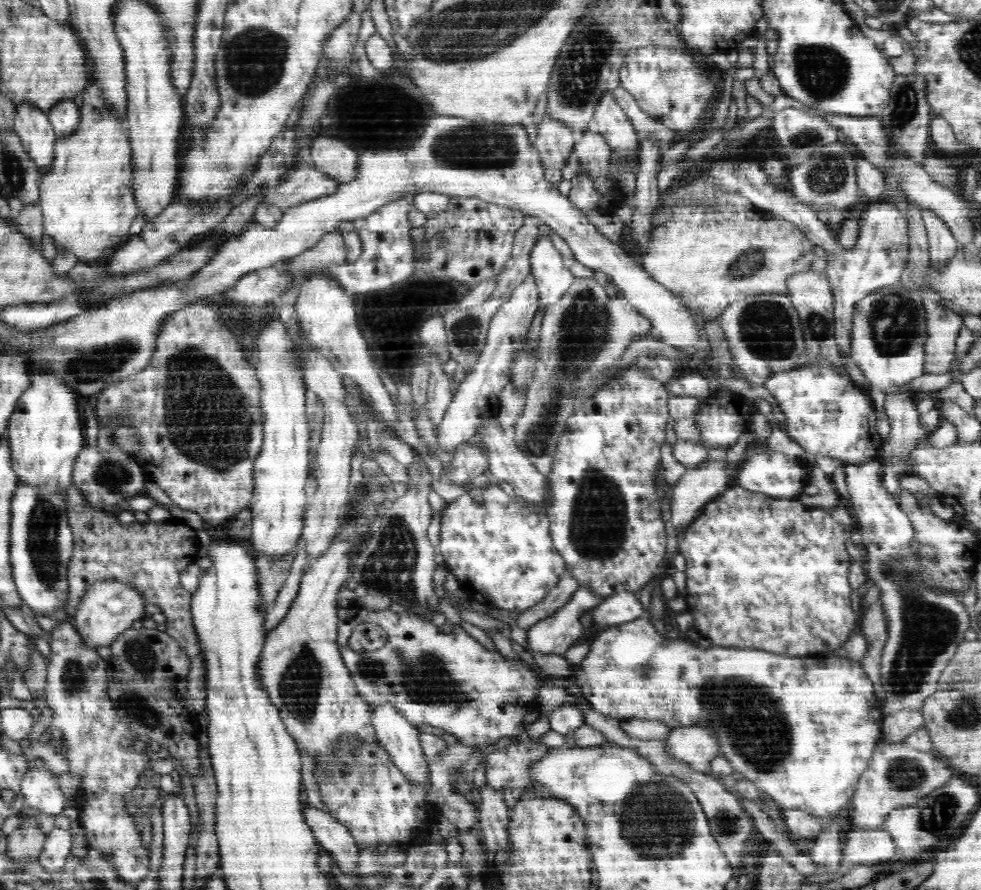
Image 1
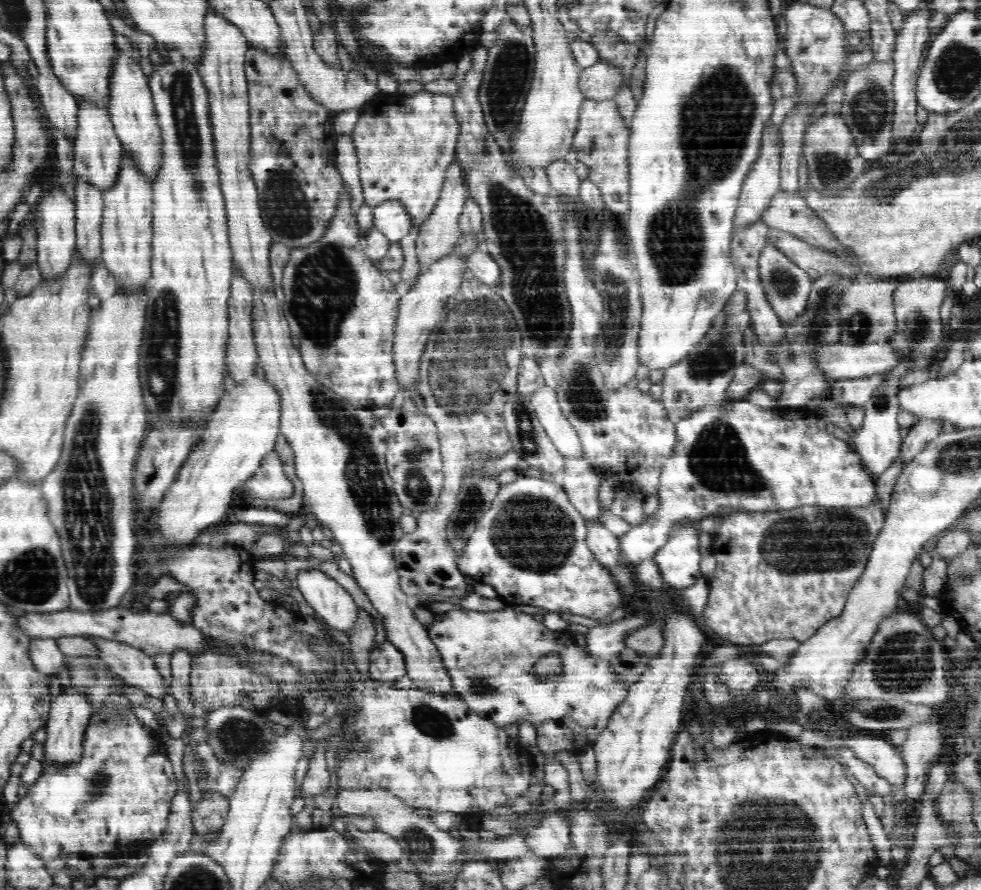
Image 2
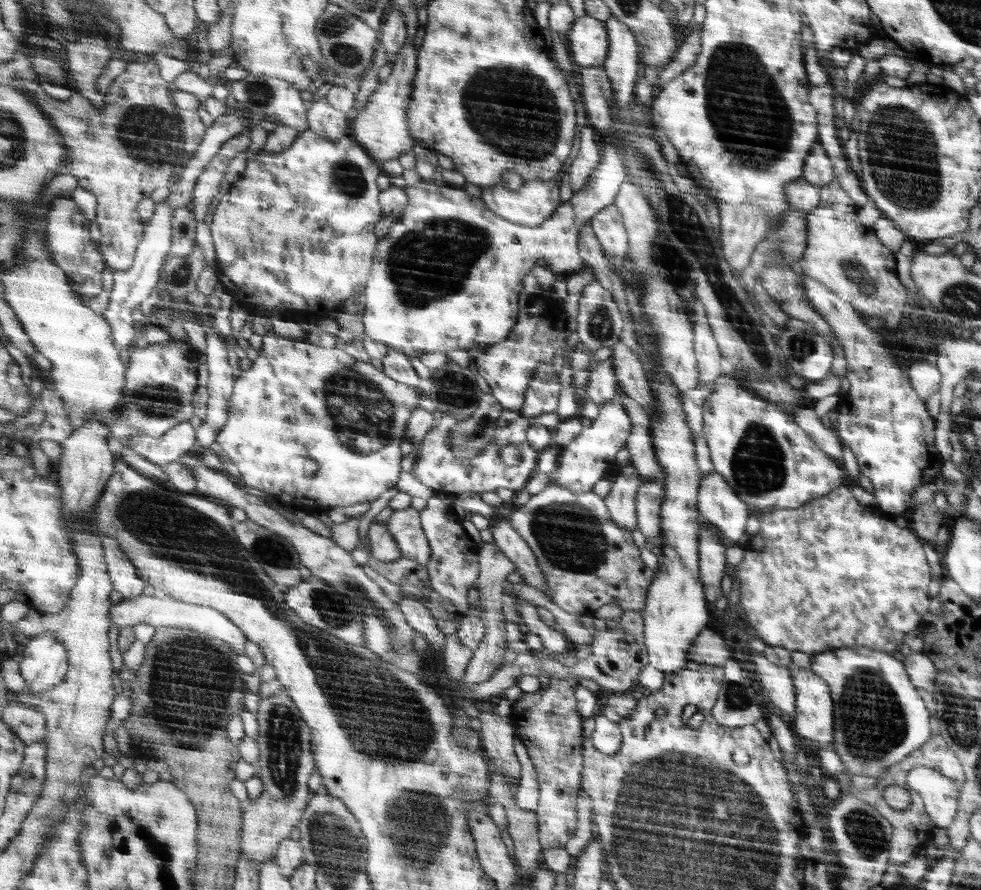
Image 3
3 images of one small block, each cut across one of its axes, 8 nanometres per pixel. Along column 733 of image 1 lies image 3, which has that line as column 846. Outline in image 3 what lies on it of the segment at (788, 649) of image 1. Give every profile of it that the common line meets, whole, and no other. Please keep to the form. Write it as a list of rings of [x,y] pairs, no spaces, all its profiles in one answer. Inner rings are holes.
[[[839,486],[824,497],[818,497],[806,502],[796,509],[774,510],[770,514],[760,516],[760,532],[744,541],[746,555],[736,568],[736,577],[740,579],[740,608],[748,620],[749,630],[756,630],[756,638],[766,642],[766,645],[781,646],[788,650],[798,650],[813,657],[826,650],[840,648],[856,648],[856,646],[870,646],[874,650],[898,650],[903,644],[902,638],[906,633],[921,625],[924,616],[929,612],[930,592],[928,587],[934,582],[934,570],[930,570],[930,554],[926,554],[926,541],[918,537],[910,527],[902,529],[898,526],[898,518],[878,508],[878,506],[862,506],[849,486]]]

